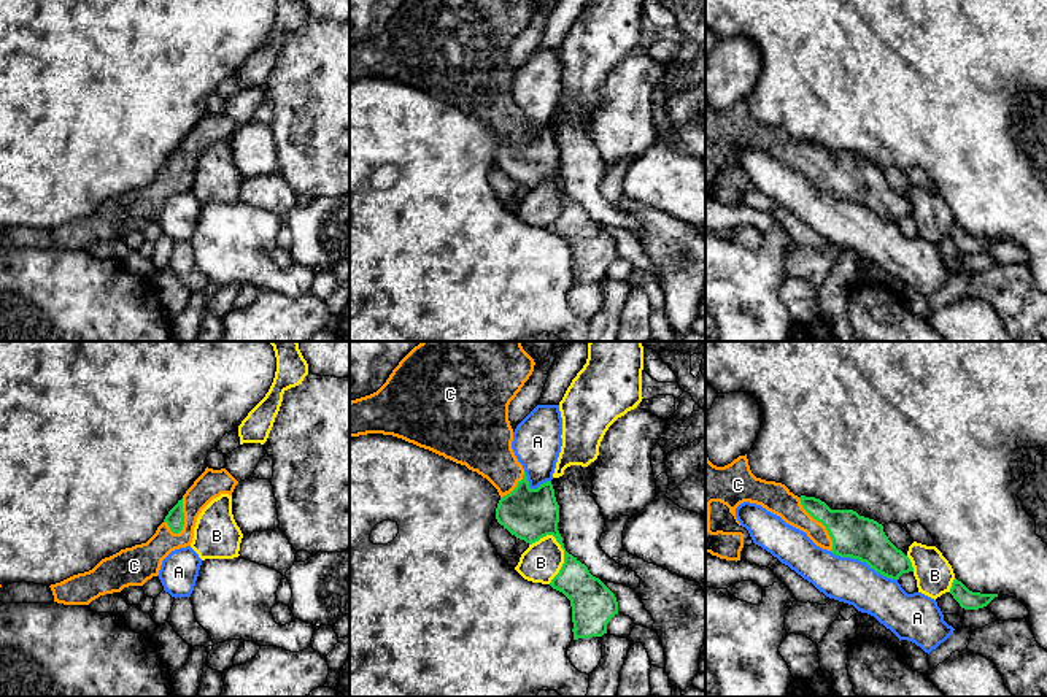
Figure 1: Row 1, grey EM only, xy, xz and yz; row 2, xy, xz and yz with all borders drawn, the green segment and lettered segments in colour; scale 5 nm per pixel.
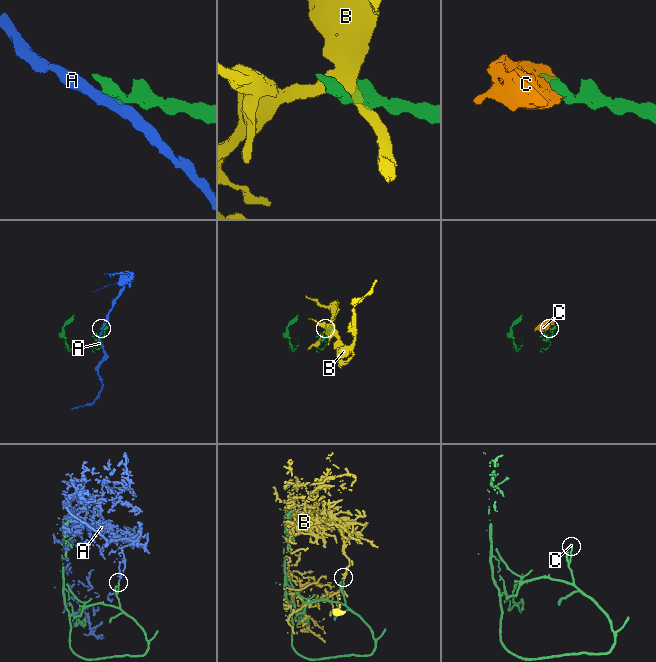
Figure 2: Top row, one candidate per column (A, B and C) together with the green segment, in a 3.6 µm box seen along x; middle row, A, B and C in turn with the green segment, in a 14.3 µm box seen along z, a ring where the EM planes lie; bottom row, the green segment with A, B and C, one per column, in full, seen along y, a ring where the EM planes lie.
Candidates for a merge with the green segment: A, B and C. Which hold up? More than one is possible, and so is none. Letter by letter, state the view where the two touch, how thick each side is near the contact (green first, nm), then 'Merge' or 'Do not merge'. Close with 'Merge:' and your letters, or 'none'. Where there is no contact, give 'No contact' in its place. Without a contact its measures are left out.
A: Touches green in yz. Thickness 220 nm (green) against 220 nm. Do not merge
B: Touches green in xz. Thickness 220 nm (green) against 200 nm. Do not merge
C: Touches green in yz. Thickness 220 nm (green) against 150 nm. Merge
Merge: C

